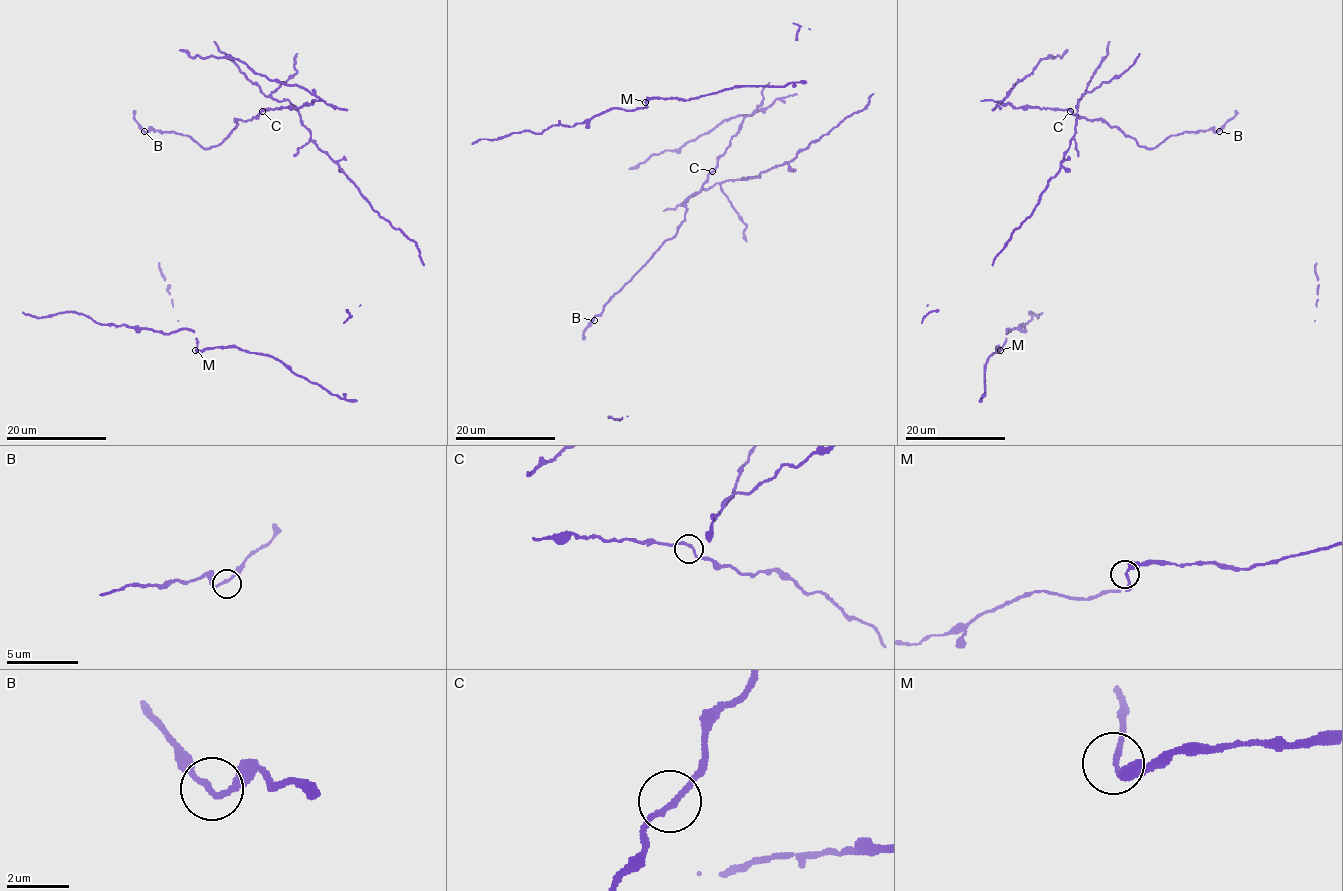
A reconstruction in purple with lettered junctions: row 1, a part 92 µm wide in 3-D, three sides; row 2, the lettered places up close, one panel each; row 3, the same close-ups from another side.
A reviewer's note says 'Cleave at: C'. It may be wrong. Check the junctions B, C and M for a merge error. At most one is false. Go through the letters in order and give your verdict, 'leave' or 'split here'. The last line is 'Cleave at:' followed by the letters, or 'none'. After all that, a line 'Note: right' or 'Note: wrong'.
B: leave
C: leave
M: leave
Cleave at: none
Note: wrong

